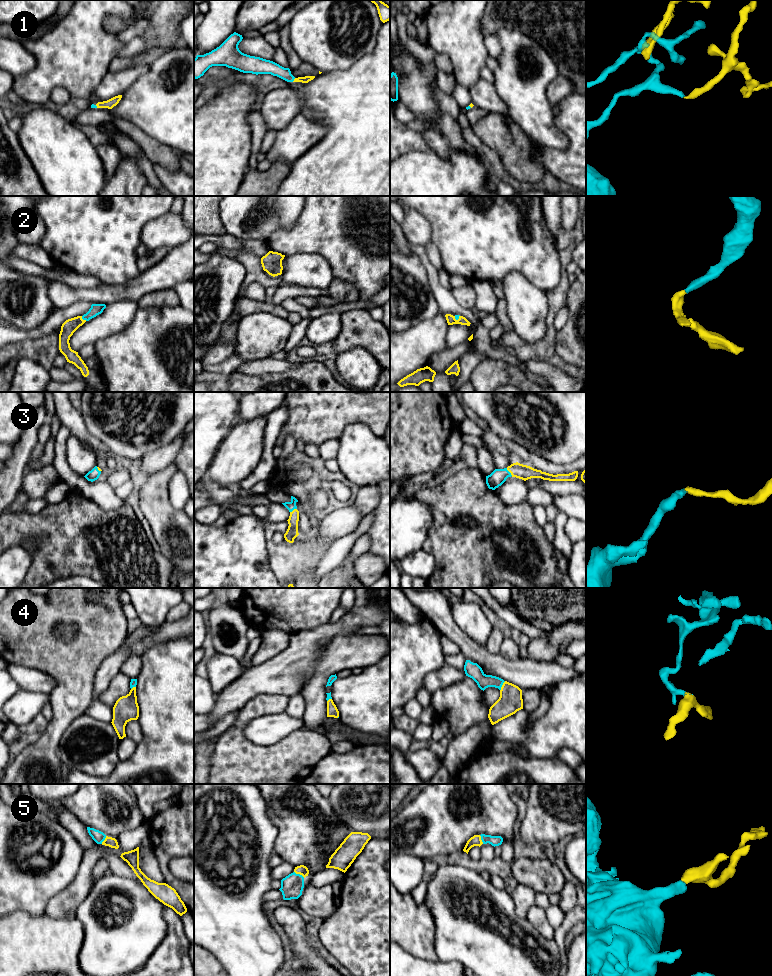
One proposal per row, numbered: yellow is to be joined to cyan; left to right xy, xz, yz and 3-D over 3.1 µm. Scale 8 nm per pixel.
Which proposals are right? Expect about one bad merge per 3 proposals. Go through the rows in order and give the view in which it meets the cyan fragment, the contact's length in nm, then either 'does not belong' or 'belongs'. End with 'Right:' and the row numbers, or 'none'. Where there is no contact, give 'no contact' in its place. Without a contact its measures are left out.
1: xz | 40 nm | belongs
2: xy | 60 nm | belongs
3: yz | 80 nm | belongs
4: yz | 90 nm | belongs
5: xz | 100 nm | belongs
Right: 1, 2, 3, 4, 5

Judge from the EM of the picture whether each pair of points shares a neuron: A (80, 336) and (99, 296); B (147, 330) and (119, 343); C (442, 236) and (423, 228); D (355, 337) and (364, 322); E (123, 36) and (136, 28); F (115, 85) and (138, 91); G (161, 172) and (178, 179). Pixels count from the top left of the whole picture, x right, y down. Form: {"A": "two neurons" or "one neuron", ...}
{"A": "two neurons", "B": "one neuron", "C": "two neurons", "D": "one neuron", "E": "one neuron", "F": "two neurons", "G": "one neuron"}

